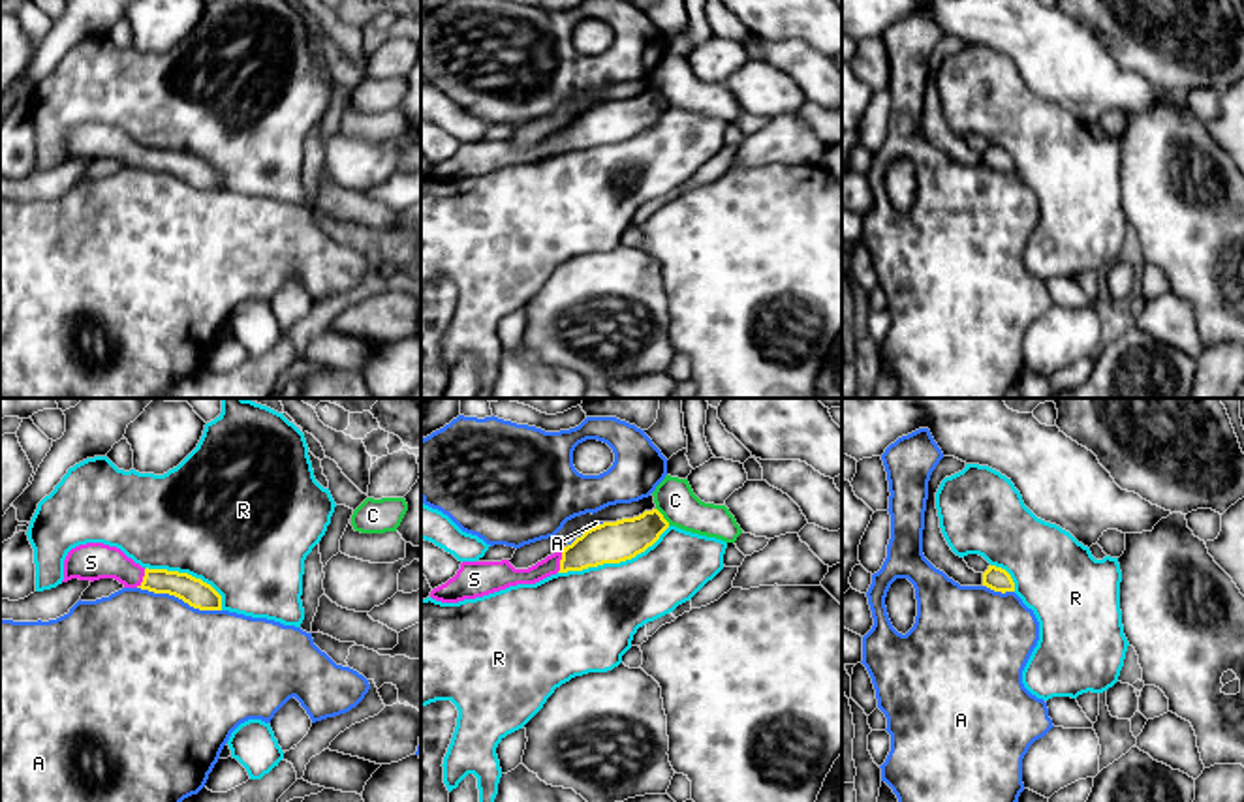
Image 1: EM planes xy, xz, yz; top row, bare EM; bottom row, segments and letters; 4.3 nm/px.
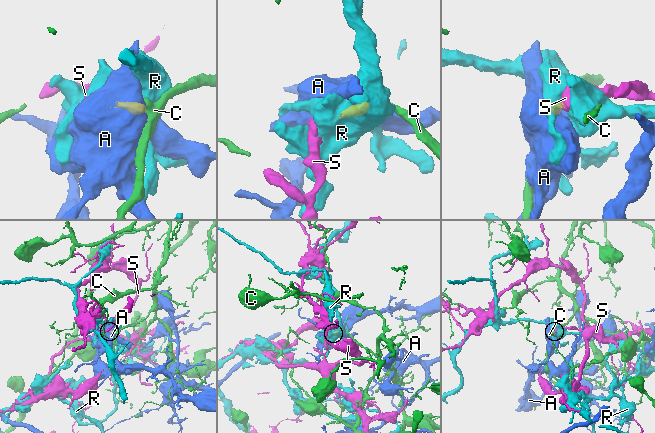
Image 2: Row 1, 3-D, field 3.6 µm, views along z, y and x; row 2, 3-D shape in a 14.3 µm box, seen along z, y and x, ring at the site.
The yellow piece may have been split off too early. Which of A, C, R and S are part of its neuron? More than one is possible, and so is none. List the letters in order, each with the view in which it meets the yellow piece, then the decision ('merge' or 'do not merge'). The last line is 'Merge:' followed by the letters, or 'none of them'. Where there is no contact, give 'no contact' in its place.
A: meets yellow in xy; do not merge
C: meets yellow in xz; do not merge
R: meets yellow in xz; do not merge
S: meets yellow in xz; merge
Merge: S

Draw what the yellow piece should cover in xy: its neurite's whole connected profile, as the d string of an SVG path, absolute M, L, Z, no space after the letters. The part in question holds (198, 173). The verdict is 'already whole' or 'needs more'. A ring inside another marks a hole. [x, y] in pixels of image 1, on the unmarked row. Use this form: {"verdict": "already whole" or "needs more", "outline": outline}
{"verdict": "needs more", "outline": "M86 122L71 128L64 139L64 160L115 158L124 167L169 173L199 190L222 190L222 175L201 158L167 148L145 148L120 128Z"}

